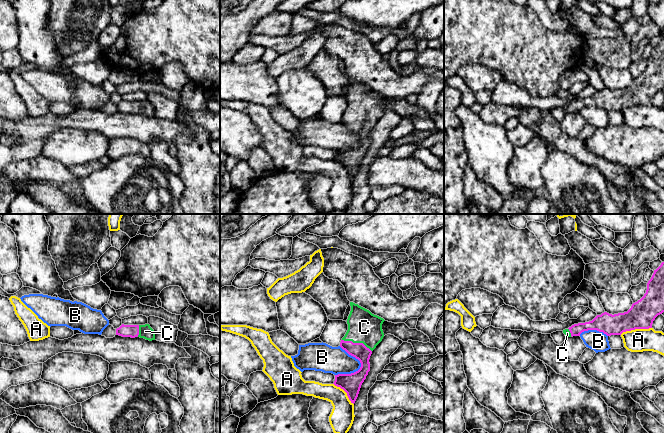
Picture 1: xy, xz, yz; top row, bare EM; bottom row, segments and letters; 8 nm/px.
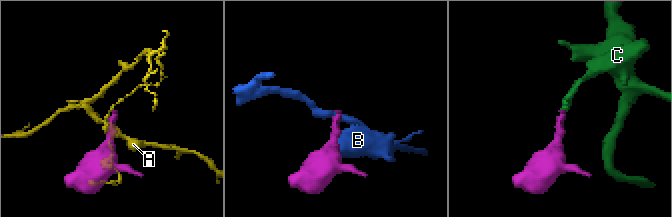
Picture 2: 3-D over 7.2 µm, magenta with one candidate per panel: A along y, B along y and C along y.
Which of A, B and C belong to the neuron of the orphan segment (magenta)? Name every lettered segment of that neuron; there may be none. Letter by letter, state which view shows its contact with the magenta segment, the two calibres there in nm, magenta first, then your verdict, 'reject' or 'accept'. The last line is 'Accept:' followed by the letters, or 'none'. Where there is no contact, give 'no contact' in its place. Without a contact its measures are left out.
A: yz | 220/190 nm | reject
B: xz | 160/220 nm | reject
C: xz | 130/260 nm | accept
Accept: C

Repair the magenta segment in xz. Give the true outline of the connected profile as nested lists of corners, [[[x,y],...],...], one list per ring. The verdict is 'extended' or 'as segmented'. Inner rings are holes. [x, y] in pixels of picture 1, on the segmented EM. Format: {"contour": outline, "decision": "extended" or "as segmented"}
{"contour": [[[350,302],[350,306],[348,330],[340,342],[340,347],[358,359],[361,367],[351,374],[335,375],[333,384],[343,389],[354,404],[361,385],[370,371],[369,359],[372,351],[384,337],[382,324],[385,320],[353,302]]], "decision": "extended"}

